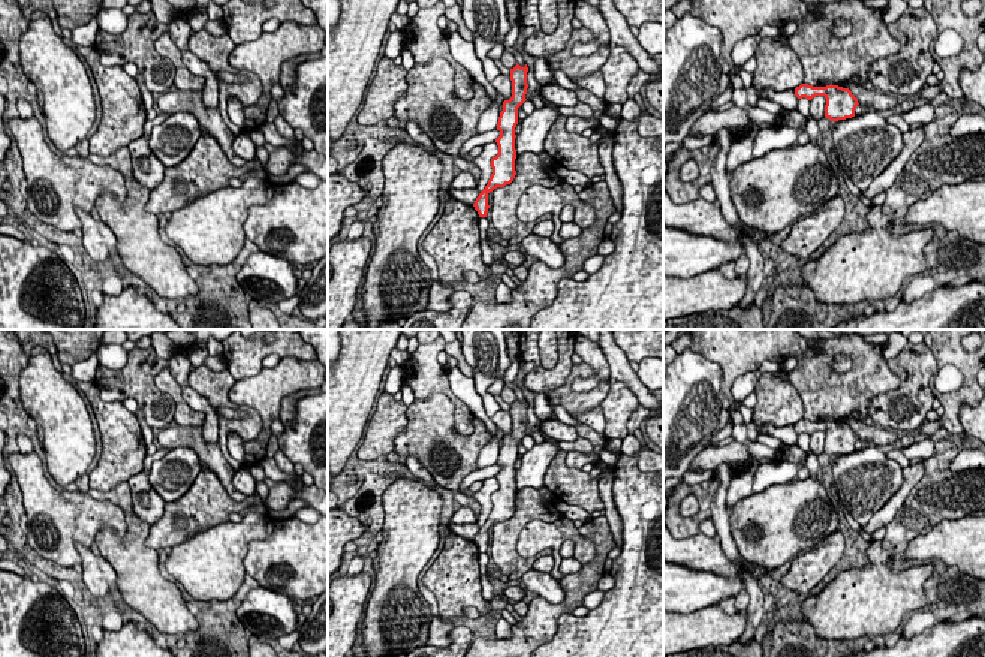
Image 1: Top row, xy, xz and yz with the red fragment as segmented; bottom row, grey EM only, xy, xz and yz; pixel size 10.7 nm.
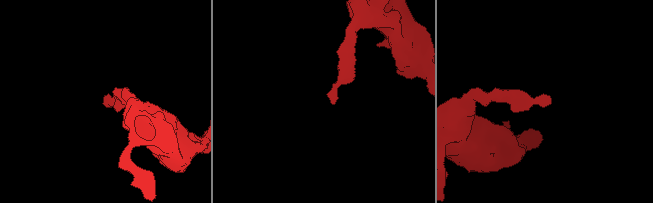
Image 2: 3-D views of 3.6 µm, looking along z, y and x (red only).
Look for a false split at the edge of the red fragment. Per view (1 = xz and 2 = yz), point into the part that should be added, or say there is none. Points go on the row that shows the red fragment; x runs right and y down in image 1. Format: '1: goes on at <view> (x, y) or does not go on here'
1: does not go on here
2: does not go on here

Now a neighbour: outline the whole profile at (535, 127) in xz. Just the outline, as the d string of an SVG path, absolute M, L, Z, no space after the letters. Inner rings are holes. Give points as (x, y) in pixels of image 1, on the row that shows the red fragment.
M546 102L543 108L527 115L521 123L521 133L515 138L516 157L524 153L545 153L545 138L558 115L558 105L552 102Z

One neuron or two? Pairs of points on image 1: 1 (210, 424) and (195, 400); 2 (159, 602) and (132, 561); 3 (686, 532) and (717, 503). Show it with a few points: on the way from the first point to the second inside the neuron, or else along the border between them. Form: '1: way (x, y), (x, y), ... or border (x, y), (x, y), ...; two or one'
1: way (210, 418), (210, 413), (201, 404); one
2: way (148, 591), (138, 581), (138, 572); one
3: border (713, 475), (717, 490), (710, 517); two

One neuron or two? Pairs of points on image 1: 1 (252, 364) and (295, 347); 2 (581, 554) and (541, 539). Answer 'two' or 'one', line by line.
1: one
2: one

